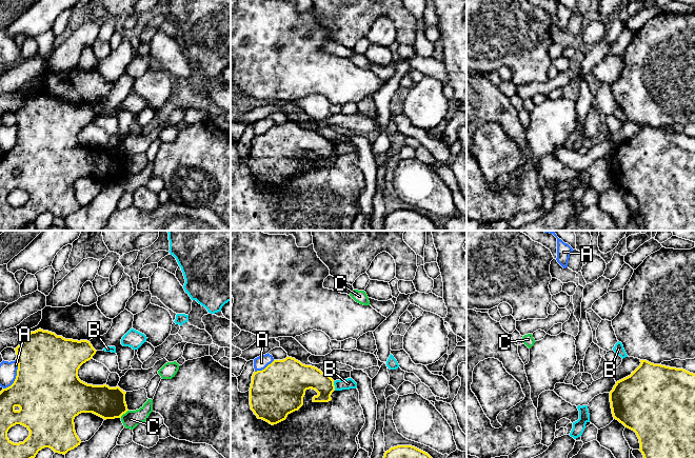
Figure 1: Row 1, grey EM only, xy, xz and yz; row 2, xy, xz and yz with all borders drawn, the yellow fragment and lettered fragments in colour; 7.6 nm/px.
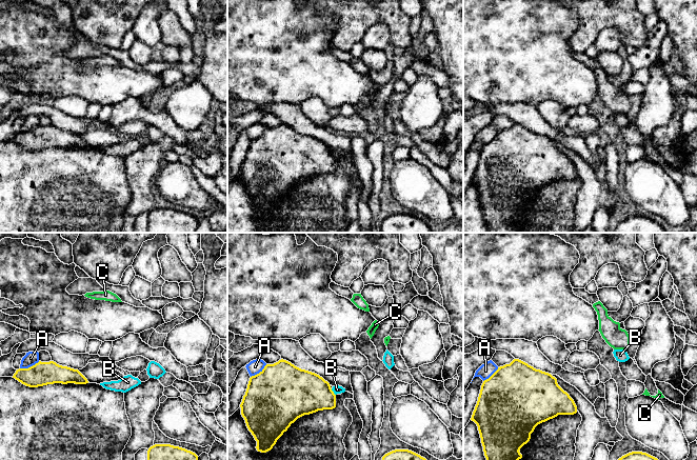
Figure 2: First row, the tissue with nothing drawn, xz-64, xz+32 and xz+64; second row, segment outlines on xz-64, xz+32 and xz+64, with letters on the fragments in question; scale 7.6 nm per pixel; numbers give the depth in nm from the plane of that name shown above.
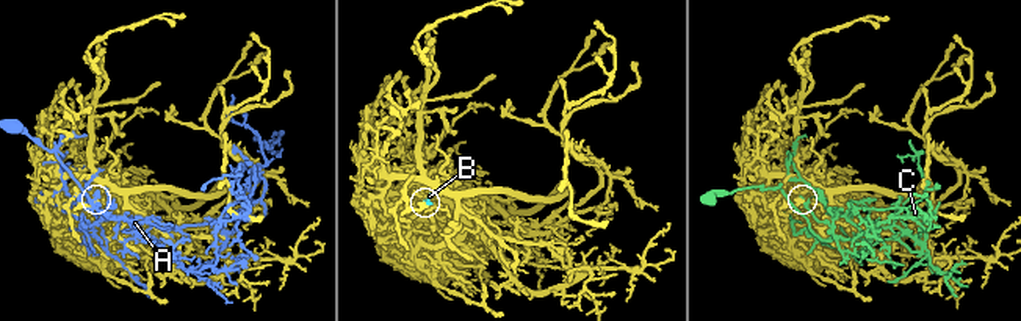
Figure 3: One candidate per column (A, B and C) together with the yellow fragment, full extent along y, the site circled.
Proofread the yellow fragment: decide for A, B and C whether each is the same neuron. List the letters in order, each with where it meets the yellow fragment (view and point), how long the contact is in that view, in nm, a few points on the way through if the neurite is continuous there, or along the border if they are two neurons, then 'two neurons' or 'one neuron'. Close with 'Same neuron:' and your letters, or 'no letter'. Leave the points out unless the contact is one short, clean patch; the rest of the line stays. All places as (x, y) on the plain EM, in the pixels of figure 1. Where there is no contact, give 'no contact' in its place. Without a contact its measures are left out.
A: meets yellow in xy at (16, 140); contact 240 nm long; two neurons
B: meets yellow in xz at (334, 150); contact 70 nm long; border along xz (333, 145), (335, 154); two neurons
C: meets yellow in xy at (123, 177); contact 90 nm long; border along xy (127, 174), (120, 181); two neurons
Same neuron: no letter

